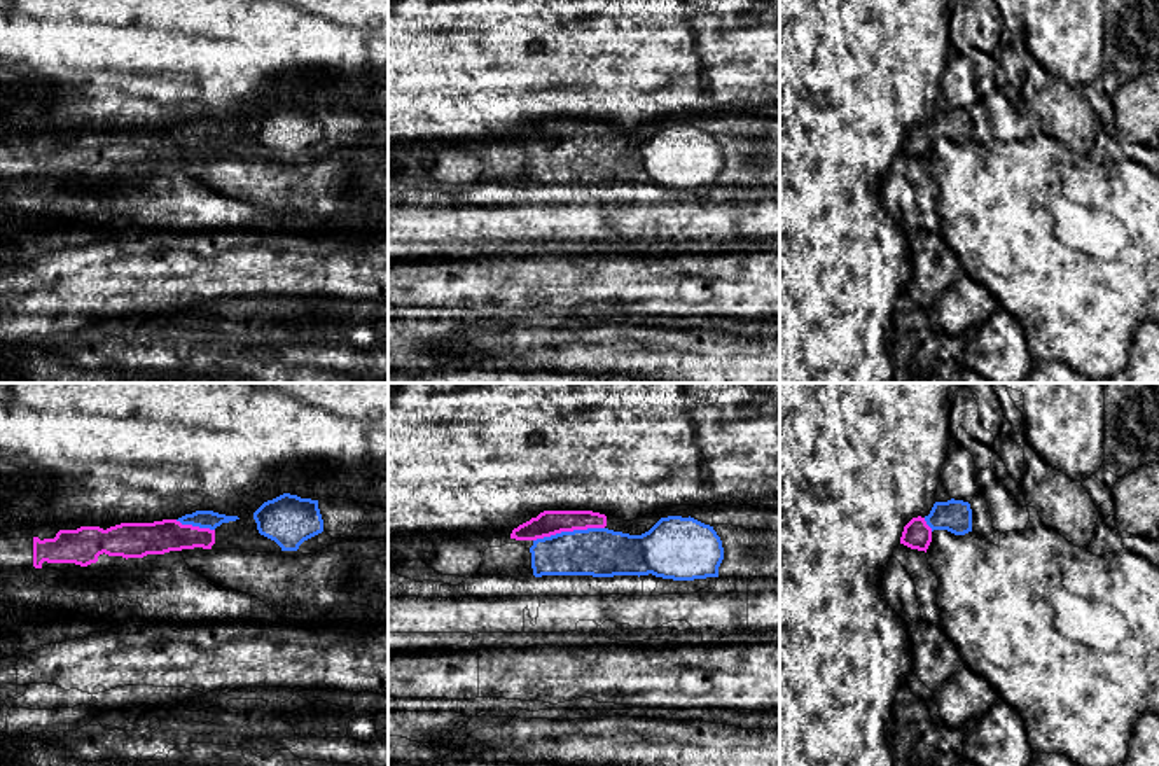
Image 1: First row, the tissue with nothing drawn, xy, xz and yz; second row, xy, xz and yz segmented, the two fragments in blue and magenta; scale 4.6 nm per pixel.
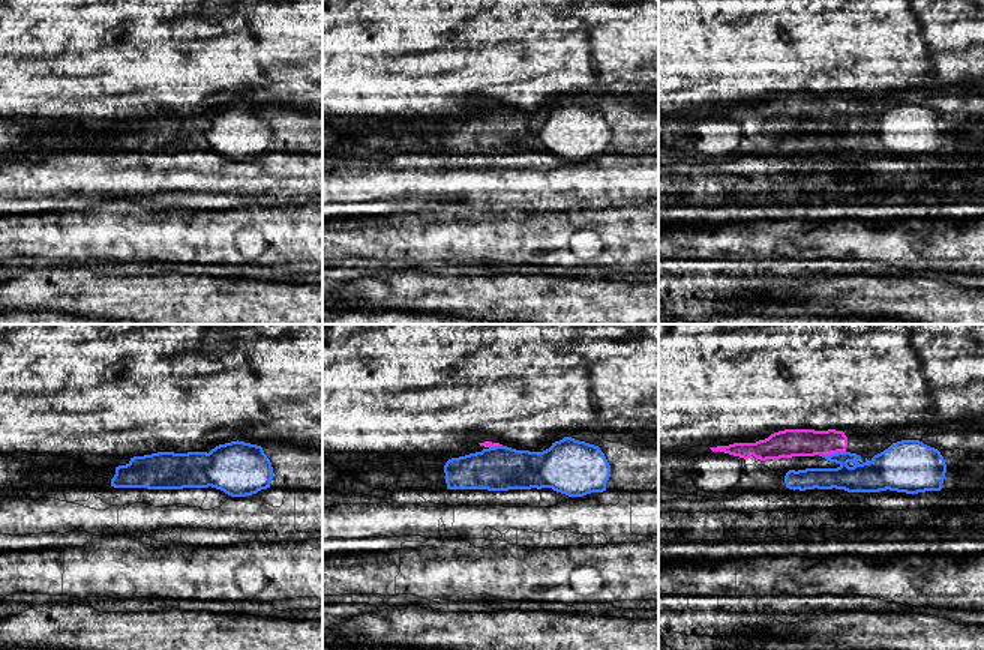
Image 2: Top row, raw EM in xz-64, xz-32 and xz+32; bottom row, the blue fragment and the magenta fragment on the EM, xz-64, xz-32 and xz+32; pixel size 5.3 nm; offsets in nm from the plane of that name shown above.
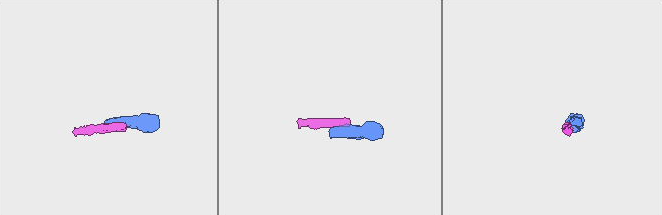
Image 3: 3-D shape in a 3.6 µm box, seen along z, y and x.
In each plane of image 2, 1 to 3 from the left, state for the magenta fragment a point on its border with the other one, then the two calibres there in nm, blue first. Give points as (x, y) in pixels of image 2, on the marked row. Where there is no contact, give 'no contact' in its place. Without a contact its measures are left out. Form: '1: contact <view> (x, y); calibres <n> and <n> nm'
1: no contact
2: contact xz-32 (495, 446); calibres 240 and 30 nm
3: contact xz+32 (831, 454); calibres 180 and 150 nm

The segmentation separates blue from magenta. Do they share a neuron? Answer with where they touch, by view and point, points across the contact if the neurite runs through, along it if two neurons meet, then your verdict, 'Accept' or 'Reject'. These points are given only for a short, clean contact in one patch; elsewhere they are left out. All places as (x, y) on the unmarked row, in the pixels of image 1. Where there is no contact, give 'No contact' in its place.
Touches blue at xz (569, 140). Path across: xz (596, 160), (584, 156), (569, 140), (556, 140), (548, 132). Accept

